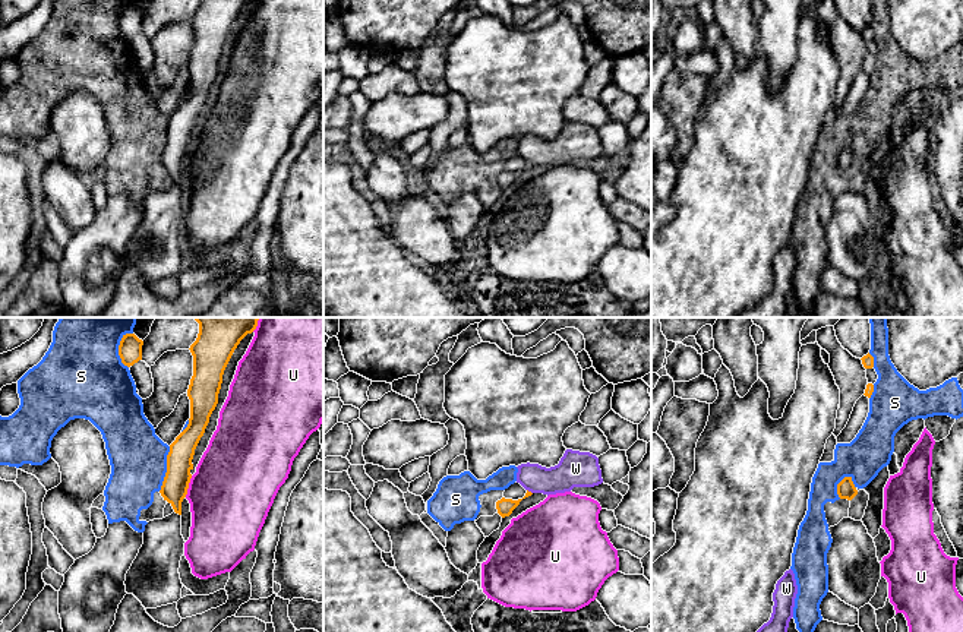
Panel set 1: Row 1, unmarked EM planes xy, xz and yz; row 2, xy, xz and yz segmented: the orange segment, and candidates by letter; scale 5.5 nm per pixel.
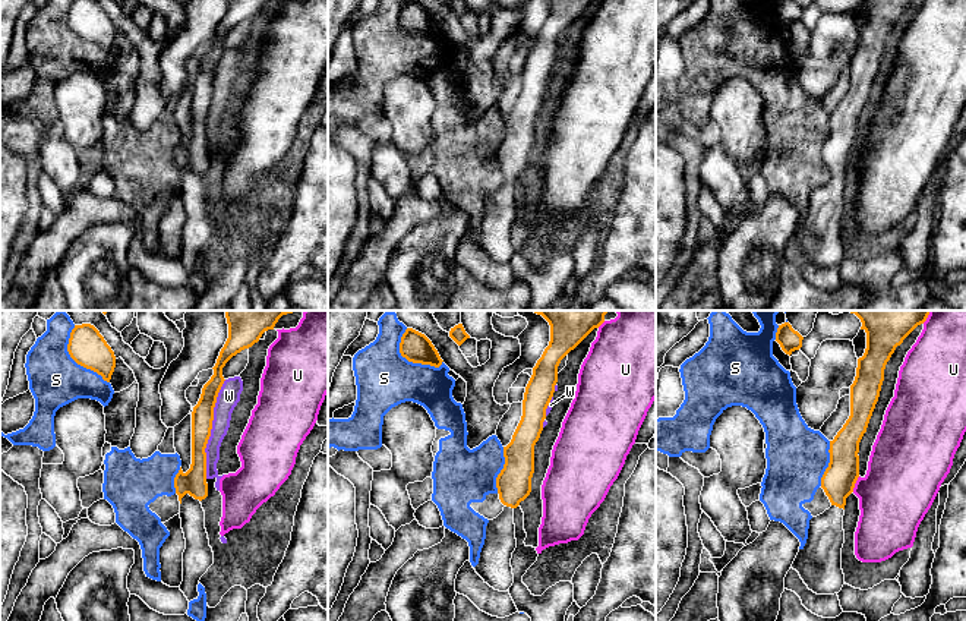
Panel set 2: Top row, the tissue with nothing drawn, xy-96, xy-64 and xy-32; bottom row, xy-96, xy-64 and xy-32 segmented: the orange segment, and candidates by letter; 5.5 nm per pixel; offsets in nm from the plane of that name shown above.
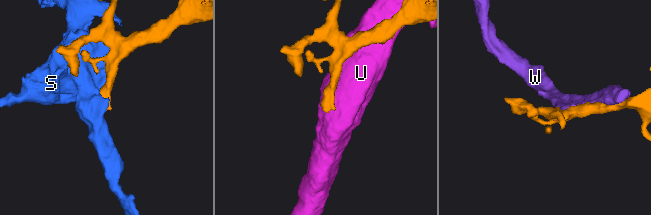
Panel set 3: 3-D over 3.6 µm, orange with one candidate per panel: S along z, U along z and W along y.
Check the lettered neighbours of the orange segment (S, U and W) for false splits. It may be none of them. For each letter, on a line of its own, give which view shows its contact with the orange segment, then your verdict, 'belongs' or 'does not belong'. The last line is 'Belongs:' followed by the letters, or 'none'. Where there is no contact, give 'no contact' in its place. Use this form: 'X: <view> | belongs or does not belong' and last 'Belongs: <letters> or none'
S: xy | does not belong
U: xy | does not belong
W: xz | does not belong
Belongs: none

